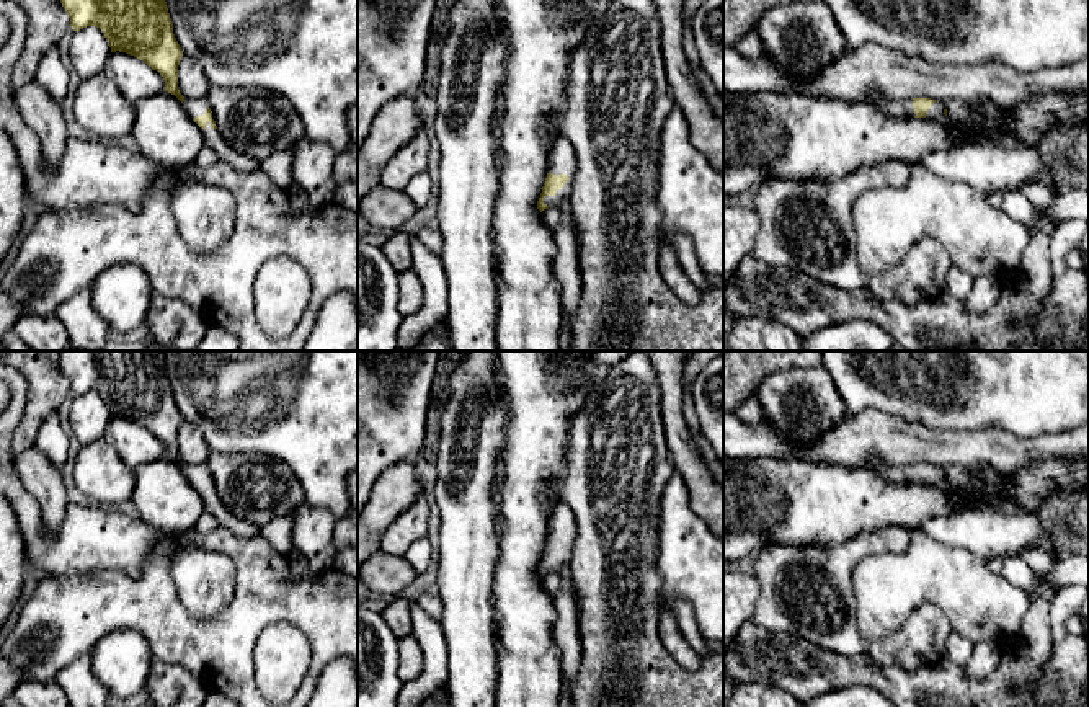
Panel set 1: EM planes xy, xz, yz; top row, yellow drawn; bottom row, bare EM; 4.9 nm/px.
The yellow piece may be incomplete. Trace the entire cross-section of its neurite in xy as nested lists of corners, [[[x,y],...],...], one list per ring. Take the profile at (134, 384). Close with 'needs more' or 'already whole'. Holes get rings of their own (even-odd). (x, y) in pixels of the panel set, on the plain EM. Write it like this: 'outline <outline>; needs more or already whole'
outline [[[59,351],[59,362],[73,397],[100,394],[111,418],[131,420],[163,442],[165,457],[181,467],[219,526],[243,539],[261,536],[261,527],[238,519],[222,505],[206,462],[184,464],[180,459],[183,416],[173,400],[163,351]]]; needs more

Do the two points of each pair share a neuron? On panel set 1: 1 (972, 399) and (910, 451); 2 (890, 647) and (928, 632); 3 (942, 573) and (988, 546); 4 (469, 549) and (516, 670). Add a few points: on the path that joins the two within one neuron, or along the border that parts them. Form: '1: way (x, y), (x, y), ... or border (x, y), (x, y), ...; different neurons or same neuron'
1: border (900, 418), (939, 430), (977, 428); different neurons
2: way (900, 647), (911, 647), (918, 642); same neuron
3: border (937, 539), (967, 547), (985, 560); different neurons
4: border (493, 570), (493, 626), (495, 640), (500, 647); different neurons

